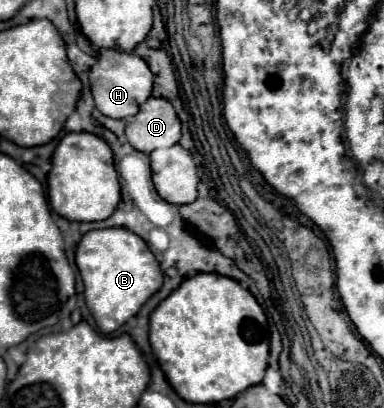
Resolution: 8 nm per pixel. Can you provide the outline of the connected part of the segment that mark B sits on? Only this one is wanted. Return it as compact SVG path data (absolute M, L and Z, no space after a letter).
M127 228L87 232L77 246L75 260L85 284L87 308L103 334L111 334L121 328L163 286L163 272L153 252Z

